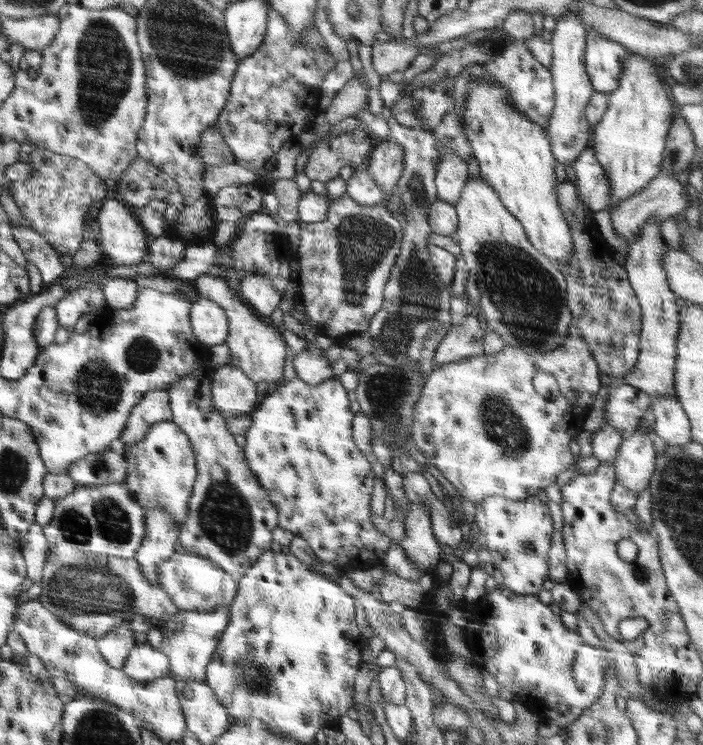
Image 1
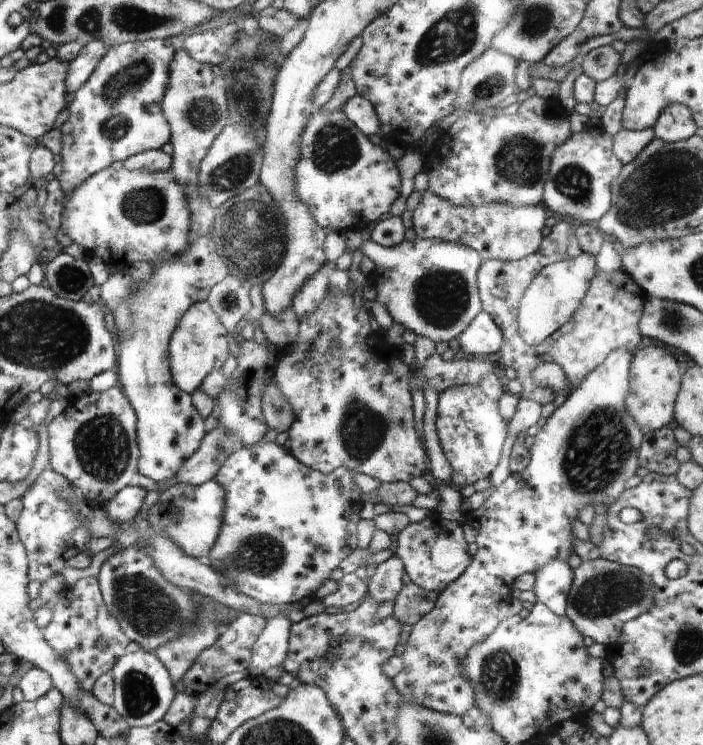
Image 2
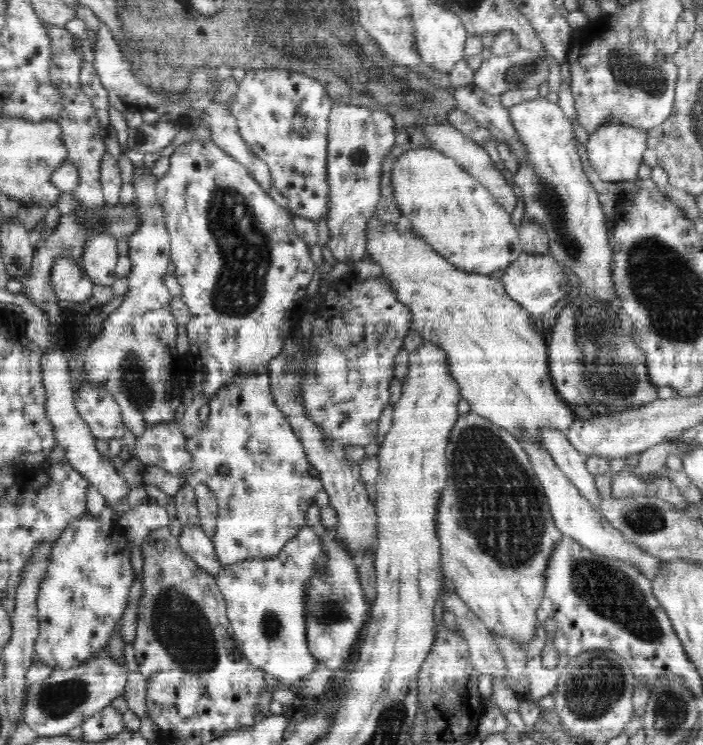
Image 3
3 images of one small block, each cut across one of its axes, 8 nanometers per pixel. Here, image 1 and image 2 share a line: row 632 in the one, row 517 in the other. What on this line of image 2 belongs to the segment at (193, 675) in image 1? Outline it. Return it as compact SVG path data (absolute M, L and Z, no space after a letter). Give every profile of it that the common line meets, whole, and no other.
M215 478L204 482L201 486L178 483L160 494L158 502L152 505L146 514L146 519L158 534L168 536L188 556L207 561L222 528L224 508L226 508L226 496Z

